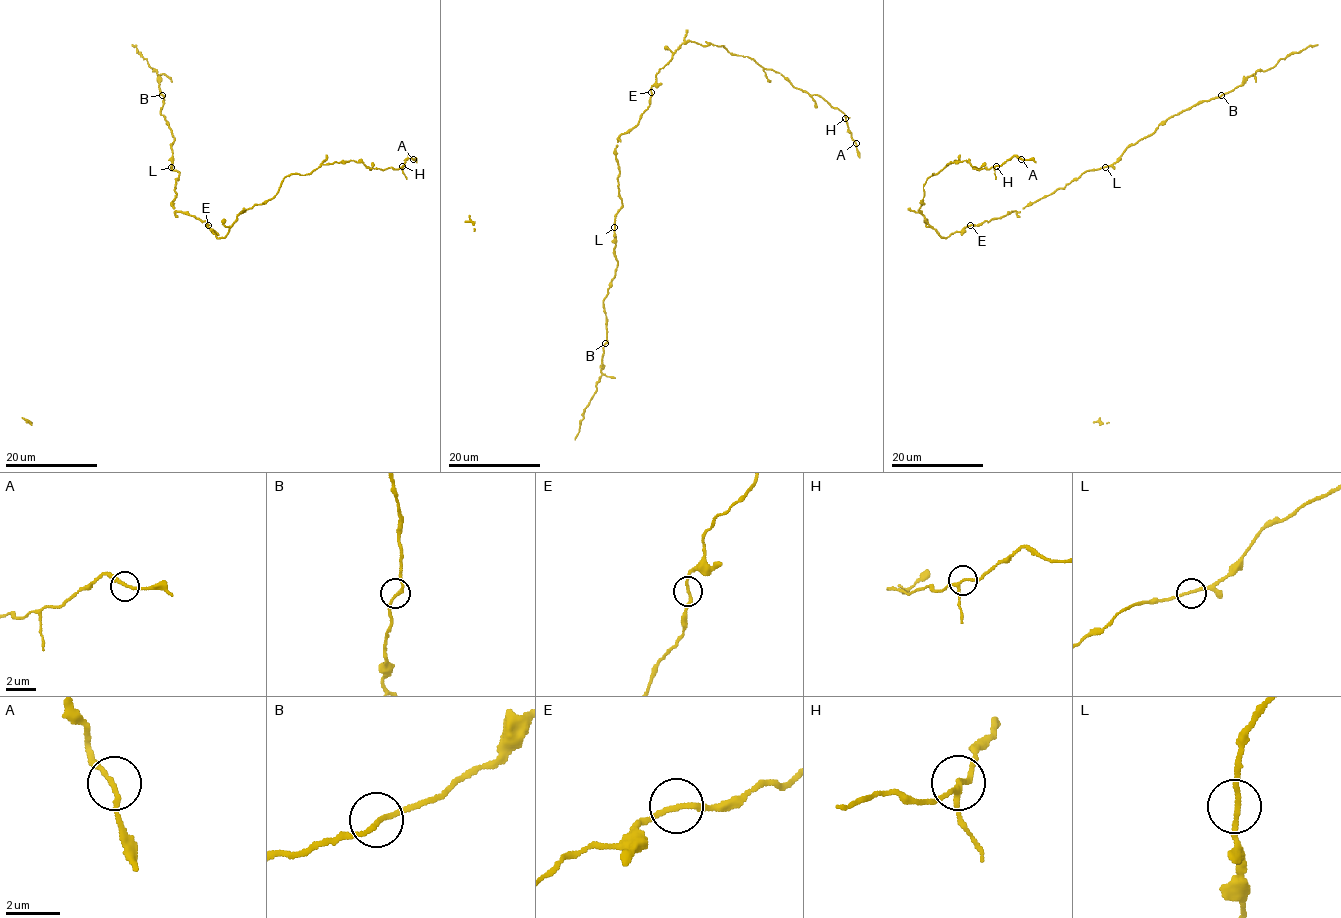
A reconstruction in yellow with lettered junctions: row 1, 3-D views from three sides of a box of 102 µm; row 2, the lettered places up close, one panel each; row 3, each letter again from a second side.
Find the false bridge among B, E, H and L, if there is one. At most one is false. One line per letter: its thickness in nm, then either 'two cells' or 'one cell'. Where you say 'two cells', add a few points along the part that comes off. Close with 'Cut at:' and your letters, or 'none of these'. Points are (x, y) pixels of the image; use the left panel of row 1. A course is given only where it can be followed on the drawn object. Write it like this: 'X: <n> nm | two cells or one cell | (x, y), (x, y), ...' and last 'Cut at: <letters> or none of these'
B: 170 nm | one cell
E: 180 nm | one cell
H: 170 nm | one cell
L: 170 nm | one cell
Cut at: none of these

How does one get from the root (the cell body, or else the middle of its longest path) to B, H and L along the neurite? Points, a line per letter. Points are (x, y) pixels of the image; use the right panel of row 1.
B: (1010, 212), (1018, 212), (1053, 194), (1087, 171), (1110, 166), (1129, 146), (1150, 136), (1172, 116), (1221, 95)
H: (1010, 212), (968, 225), (947, 237), (919, 212), (925, 181), (950, 161), (965, 160), (977, 169), (995, 166)
L: (1010, 212), (1018, 212), (1053, 194), (1087, 171), (1105, 167)

